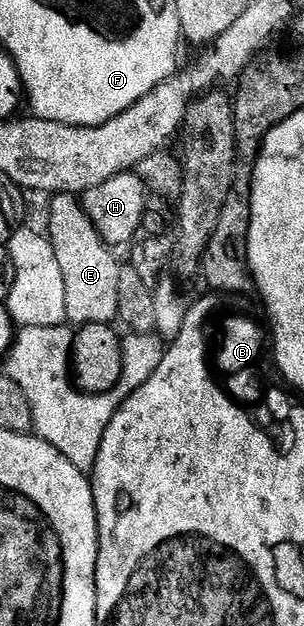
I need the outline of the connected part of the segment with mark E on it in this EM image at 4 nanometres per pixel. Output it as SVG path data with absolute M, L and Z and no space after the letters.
M60 192L52 195L51 213L47 216L45 235L51 241L53 254L61 265L65 278L65 310L72 325L109 324L119 318L117 302L117 274L121 267L115 261L112 249L97 234L89 214L85 214L83 201L78 195Z

